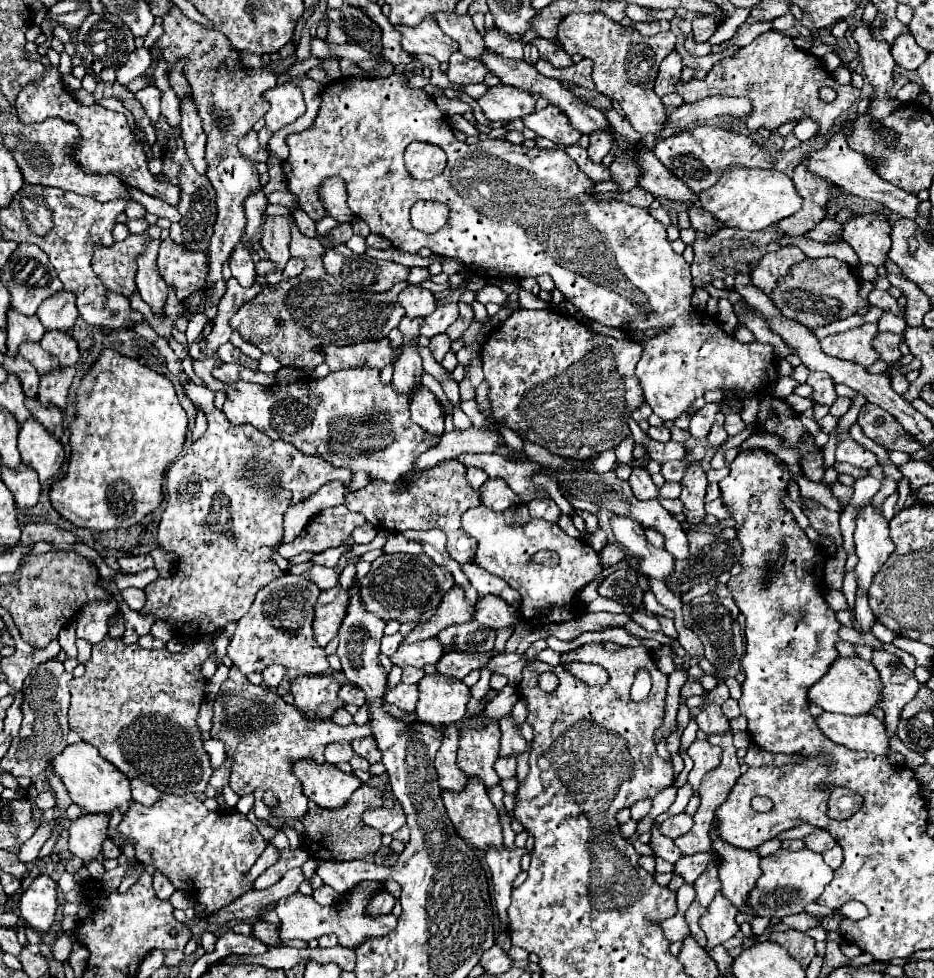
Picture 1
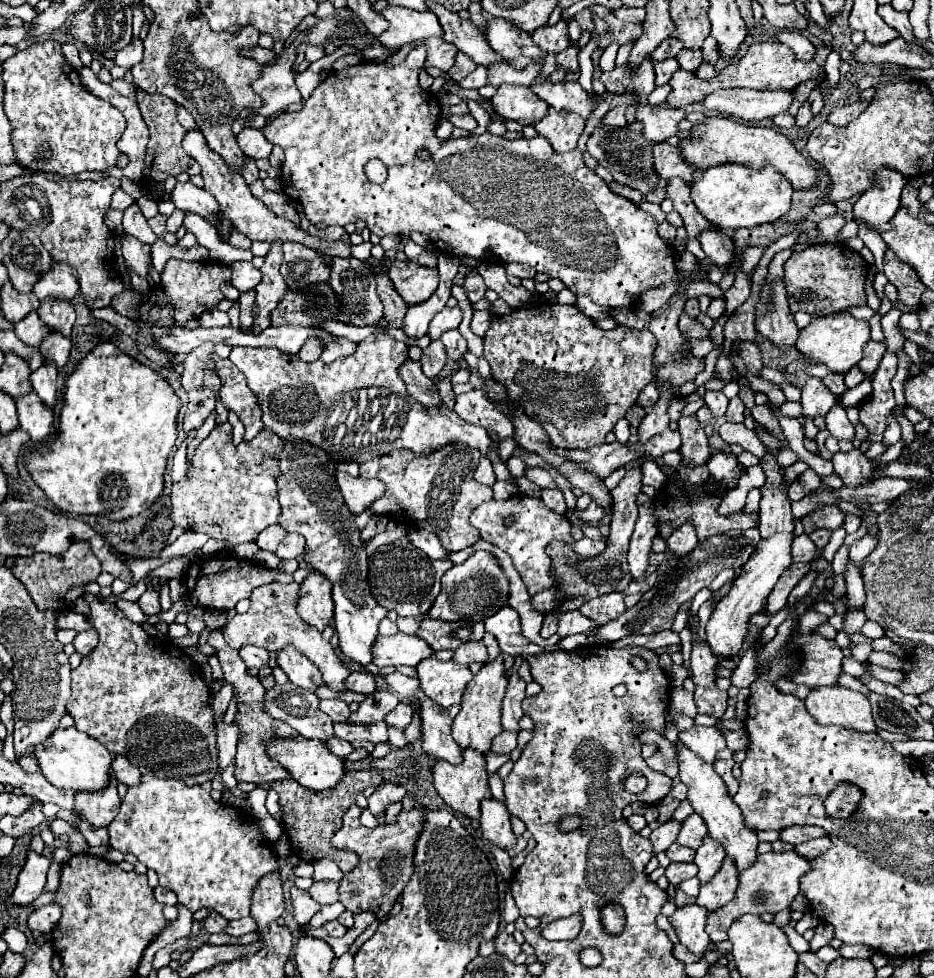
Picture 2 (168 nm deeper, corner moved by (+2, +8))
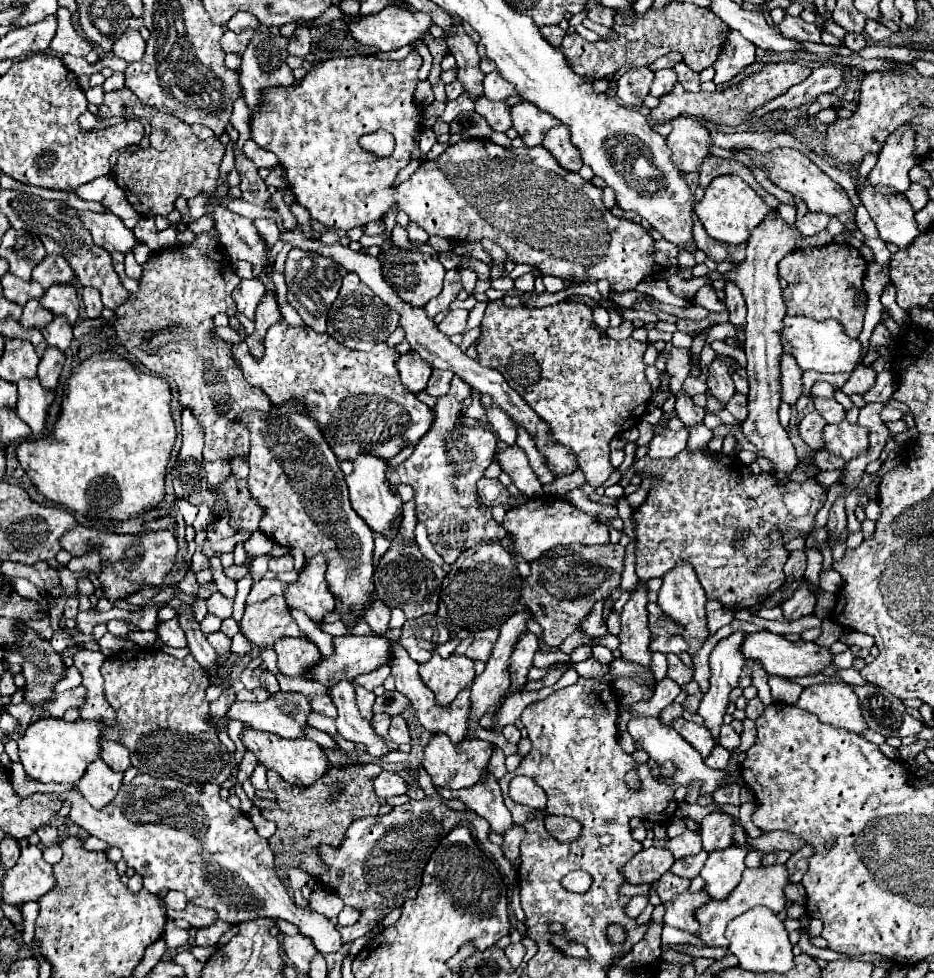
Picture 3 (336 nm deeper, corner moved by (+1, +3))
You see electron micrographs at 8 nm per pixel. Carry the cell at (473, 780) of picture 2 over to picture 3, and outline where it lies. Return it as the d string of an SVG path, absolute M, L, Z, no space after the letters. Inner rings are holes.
M432 735L430 743L424 749L422 765L428 771L428 775L432 777L432 783L436 787L464 789L464 787L476 785L484 777L490 755L492 755L492 745L488 741L476 739L476 737L472 737L472 739L464 737L460 743L454 745L446 735Z

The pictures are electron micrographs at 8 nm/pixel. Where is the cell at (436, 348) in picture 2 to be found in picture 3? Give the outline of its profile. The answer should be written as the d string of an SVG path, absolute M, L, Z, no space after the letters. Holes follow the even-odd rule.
M434 369L430 381L428 381L428 387L426 387L426 393L432 395L432 397L440 397L440 395L446 395L448 393L448 387L450 387L450 381L452 381L454 373L452 371L442 371L442 369Z

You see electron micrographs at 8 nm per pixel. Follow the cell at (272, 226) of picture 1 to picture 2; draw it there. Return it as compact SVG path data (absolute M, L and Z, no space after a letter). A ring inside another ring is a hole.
M271 242L271 248L269 248L269 252L265 256L265 264L261 266L263 280L255 288L257 290L257 300L255 300L257 316L255 316L255 322L253 322L255 332L269 326L269 314L277 306L277 302L281 300L281 296L285 292L285 280L283 280L283 276L279 272L281 262L283 262L281 242Z

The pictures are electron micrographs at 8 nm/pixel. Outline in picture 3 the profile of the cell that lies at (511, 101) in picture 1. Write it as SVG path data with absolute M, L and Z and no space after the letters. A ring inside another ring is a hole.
M522 101L512 107L512 127L518 131L526 147L542 145L544 135L556 125L560 125L560 121L554 115L540 111L532 103Z

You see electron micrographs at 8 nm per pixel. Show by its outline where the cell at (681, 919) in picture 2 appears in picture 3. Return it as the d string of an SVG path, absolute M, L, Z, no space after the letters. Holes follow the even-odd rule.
M686 889L684 893L676 895L676 899L670 899L664 903L664 923L676 929L684 929L688 933L696 933L696 929L700 927L696 923L694 911L696 907L700 907L704 901L708 901L708 895L704 895L704 891L690 891Z

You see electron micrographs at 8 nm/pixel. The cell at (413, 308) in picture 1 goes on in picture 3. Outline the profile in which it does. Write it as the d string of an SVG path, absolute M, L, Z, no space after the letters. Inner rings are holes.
M392 245L392 249L384 253L382 271L384 271L384 279L392 283L392 289L400 295L400 299L412 303L414 307L424 307L430 299L434 299L442 291L442 281L446 273L438 257L422 253L418 249L400 249L396 245Z

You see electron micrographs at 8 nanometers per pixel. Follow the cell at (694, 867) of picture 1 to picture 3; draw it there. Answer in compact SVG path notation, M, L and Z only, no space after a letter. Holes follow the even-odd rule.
M670 871L654 885L654 889L656 889L656 893L658 893L658 897L660 897L660 901L668 901L668 899L672 899L672 897L676 897L678 893L682 893L682 891L686 891L688 889L688 885L690 885L690 881L688 879L682 879L682 877L676 877L676 875L672 875Z

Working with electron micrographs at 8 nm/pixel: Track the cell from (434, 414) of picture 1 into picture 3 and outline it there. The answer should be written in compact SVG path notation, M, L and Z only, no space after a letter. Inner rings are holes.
M414 351L400 355L400 359L396 361L396 369L400 373L402 385L412 393L424 391L432 375L432 365L424 363L424 359L420 359L420 355L416 355Z

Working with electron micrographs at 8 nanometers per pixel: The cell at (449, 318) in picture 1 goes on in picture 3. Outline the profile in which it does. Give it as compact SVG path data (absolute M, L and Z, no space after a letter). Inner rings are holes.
M454 309L454 311L446 313L446 317L438 323L438 327L440 327L440 331L444 331L450 337L454 333L464 333L466 319L468 319L468 311L466 309Z

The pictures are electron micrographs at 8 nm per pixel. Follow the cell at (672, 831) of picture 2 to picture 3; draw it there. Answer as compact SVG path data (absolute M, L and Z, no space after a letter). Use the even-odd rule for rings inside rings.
M650 847L636 853L624 867L620 867L620 875L630 885L652 885L658 881L674 863L674 857L664 847Z

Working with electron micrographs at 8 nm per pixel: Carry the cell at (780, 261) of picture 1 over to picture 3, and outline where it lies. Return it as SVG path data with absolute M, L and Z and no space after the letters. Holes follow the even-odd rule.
M782 355L782 389L782 401L788 405L796 405L798 397L804 393L802 369L792 355Z

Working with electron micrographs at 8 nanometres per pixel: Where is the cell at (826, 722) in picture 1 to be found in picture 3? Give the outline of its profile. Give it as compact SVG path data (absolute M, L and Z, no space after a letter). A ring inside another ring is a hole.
M842 681L806 687L796 705L828 725L842 727L852 733L862 733L868 729L862 719L856 693Z

